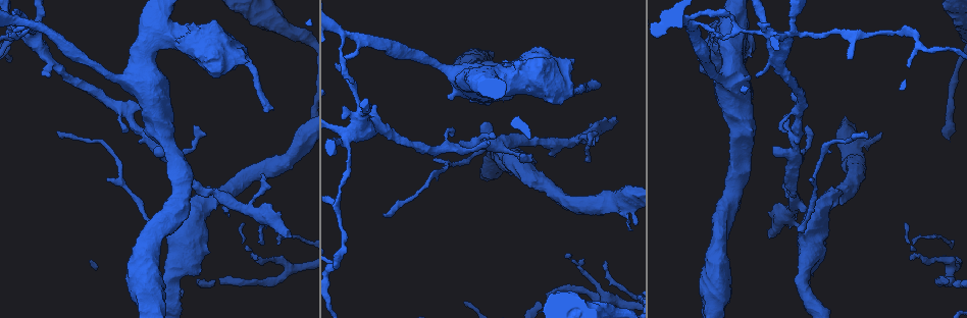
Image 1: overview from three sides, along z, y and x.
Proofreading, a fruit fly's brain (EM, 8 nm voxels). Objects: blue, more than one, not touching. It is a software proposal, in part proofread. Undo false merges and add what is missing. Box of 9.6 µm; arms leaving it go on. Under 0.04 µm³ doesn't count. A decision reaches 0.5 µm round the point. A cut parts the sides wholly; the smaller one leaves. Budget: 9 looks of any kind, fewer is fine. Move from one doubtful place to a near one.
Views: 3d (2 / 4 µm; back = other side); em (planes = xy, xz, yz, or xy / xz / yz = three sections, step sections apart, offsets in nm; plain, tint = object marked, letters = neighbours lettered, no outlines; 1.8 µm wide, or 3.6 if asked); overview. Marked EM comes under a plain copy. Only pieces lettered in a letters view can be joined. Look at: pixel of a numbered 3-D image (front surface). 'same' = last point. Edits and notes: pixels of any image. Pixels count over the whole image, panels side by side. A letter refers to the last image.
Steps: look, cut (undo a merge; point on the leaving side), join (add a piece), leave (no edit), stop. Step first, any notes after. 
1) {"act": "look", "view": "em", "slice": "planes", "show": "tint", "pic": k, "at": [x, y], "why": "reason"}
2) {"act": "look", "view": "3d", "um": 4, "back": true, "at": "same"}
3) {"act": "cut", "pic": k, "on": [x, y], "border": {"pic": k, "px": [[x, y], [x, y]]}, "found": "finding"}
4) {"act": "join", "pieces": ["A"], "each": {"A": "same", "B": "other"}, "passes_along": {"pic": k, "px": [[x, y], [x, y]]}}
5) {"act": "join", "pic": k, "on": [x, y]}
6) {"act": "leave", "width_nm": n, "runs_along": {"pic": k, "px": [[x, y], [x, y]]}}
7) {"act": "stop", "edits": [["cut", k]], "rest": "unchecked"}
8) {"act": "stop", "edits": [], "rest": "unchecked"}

{"act": "look", "view": "3d", "um": 2, "pic": 1, "at": [782, 35], "why": "thick turns thin"}

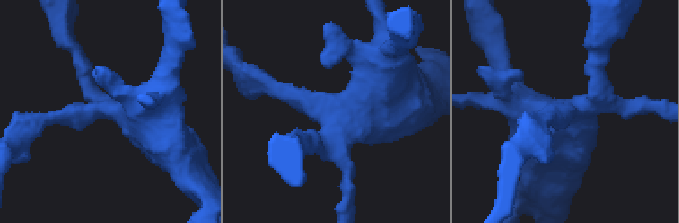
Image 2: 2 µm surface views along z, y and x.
{"act": "look", "view": "em", "slice": "xz", "step": 4, "show": "tint", "pic": 2, "at": [363, 100], "why": "now the EM"}

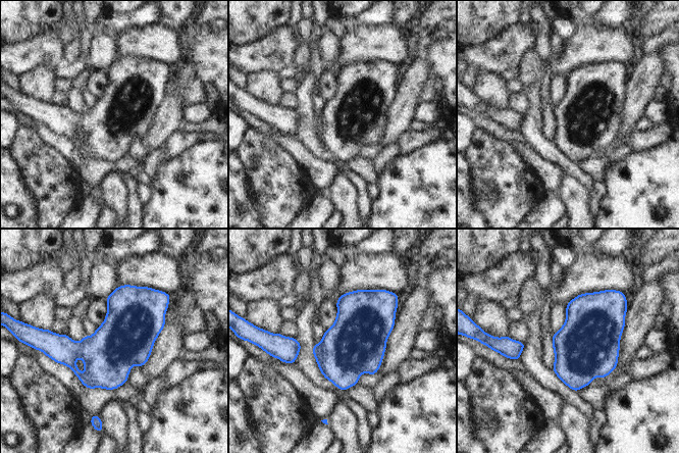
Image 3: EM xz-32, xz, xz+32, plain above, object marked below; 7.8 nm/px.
{"act": "look", "view": "em", "slice": "xy", "step": 8, "show": "letters", "at": "same", "why": "cut it another way"}

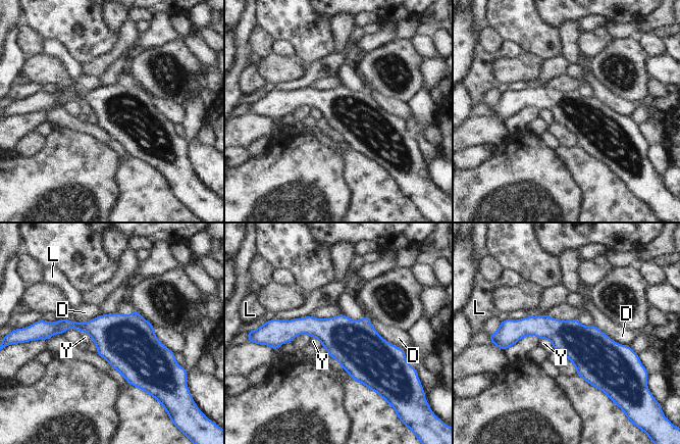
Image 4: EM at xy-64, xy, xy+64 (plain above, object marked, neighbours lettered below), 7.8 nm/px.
{"act": "leave", "each": {"D": "other", "L": "other", "Y": "other"}, "found": "one neuron here"}

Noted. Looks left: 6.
{"act": "look", "view": "3d", "um": 4, "pic": 1, "at": [337, 201], "why": "arms part here"}

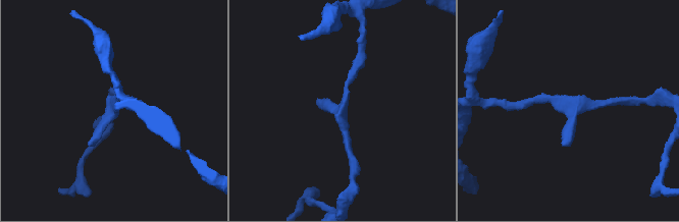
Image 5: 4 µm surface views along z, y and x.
{"act": "look", "view": "em", "slice": "xy", "step": 8, "show": "letters", "pic": 5, "at": [569, 106], "arms": 3}

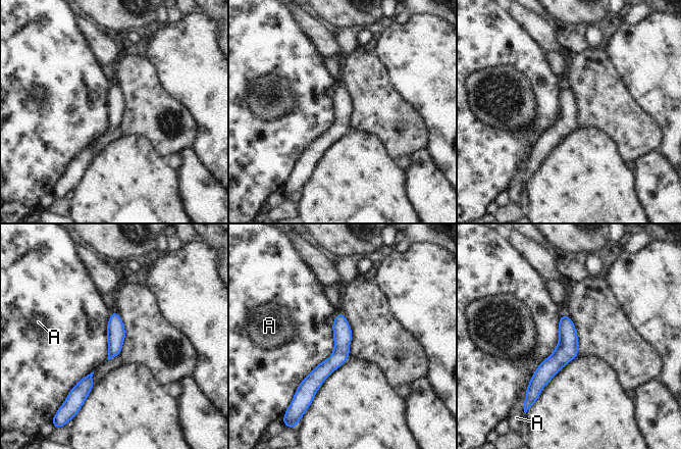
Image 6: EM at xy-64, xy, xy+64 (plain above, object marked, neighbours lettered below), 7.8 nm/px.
{"act": "leave", "each": {"A": "other"}, "runs_along": {"pic": 6, "px": [[339, 315], [341, 353], [311, 390]]}, "found": "continuous, no second neuron"}

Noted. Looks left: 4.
{"act": "look", "view": "3d", "um": 2, "pic": 1, "at": [631, 229], "why": "stops while still wide"}

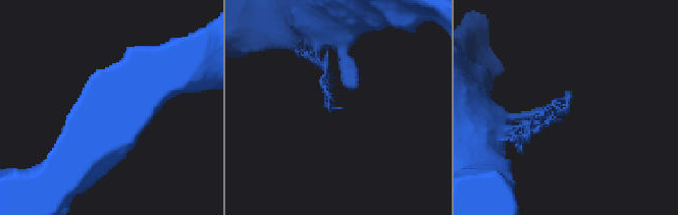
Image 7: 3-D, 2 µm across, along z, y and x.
{"act": "look", "view": "em", "slice": "yz", "step": 8, "show": "tint", "pic": 7, "at": [332, 106]}

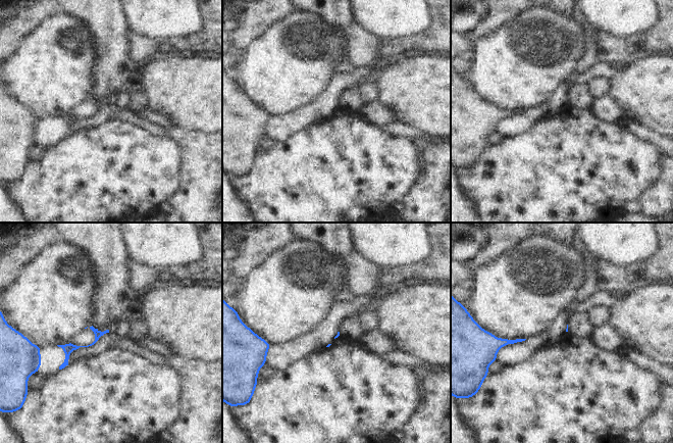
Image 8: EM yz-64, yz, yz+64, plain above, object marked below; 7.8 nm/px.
{"act": "look", "view": "em", "slice": "planes", "show": "letters", "at": "same", "why": "cut it another way"}

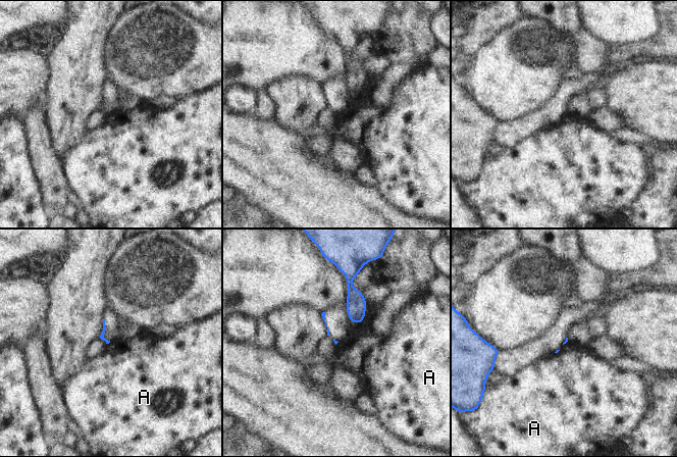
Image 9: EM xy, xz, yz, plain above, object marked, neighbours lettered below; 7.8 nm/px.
{"act": "leave", "each": {"A": "other"}, "border": {"pic": 9, "px": [[362, 321], [354, 323]]}, "found": "none of them fits"}

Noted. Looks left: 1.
{"act": "stop", "edits": [], "rest": "unchecked"}

